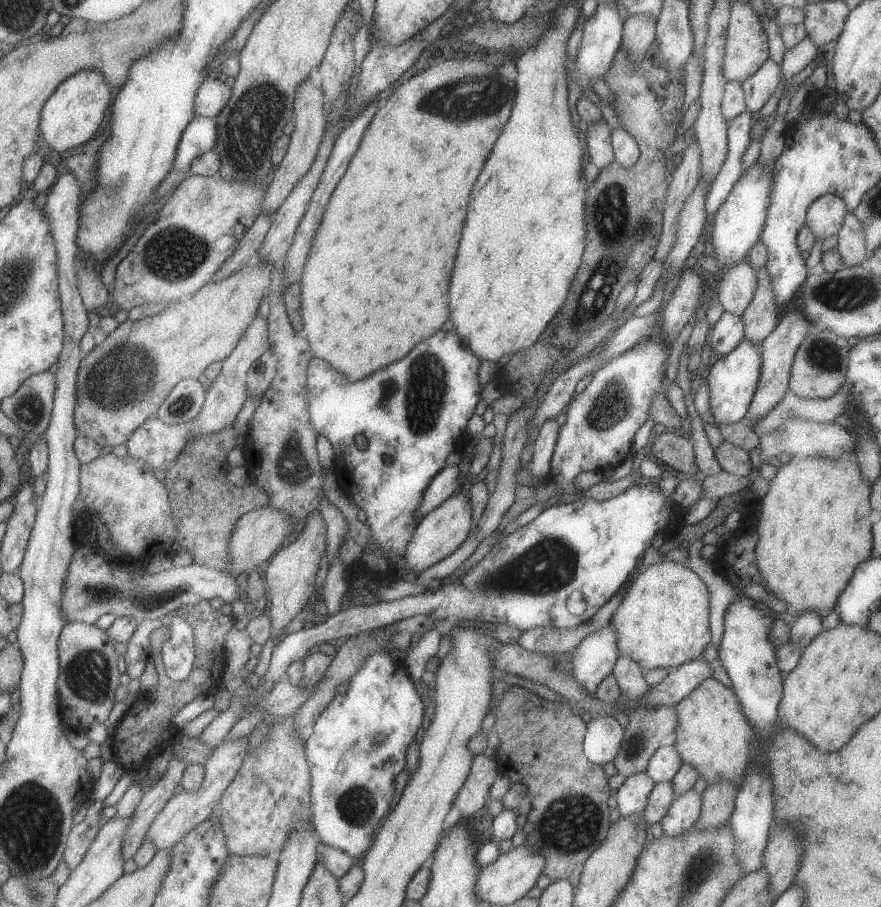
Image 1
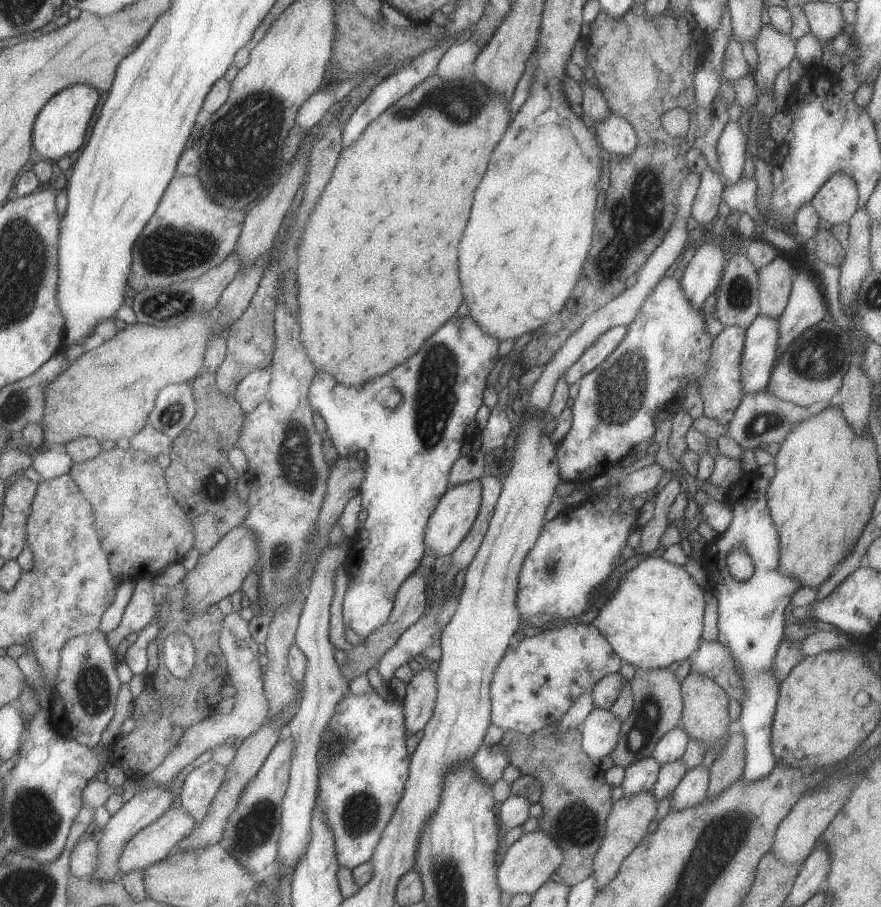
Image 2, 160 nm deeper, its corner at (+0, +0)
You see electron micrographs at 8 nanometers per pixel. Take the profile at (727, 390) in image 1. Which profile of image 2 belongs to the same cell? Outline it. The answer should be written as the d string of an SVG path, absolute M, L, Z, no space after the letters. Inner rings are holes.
M758 315L745 330L741 381L746 393L766 390L779 352L779 320Z

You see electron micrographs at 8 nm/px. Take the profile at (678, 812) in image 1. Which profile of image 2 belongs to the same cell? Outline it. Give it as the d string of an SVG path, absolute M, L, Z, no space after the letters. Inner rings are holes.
M703 765L688 769L671 796L672 809L683 809L700 804L709 789L709 769Z

